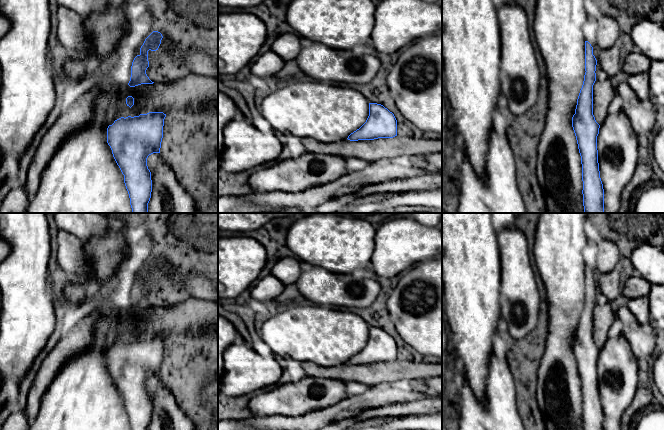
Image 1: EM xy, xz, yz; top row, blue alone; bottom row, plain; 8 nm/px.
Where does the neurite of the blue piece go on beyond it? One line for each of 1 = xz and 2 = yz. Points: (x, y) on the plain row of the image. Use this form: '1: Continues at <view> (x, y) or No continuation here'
1: No continuation here
2: No continuation here

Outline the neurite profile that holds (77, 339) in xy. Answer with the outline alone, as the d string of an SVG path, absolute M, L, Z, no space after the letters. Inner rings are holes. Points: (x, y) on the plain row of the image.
M86 317L71 330L64 333L54 348L47 354L39 366L34 382L30 387L27 406L24 411L29 422L37 416L47 387L68 358L73 358L94 342L91 335L92 319Z

